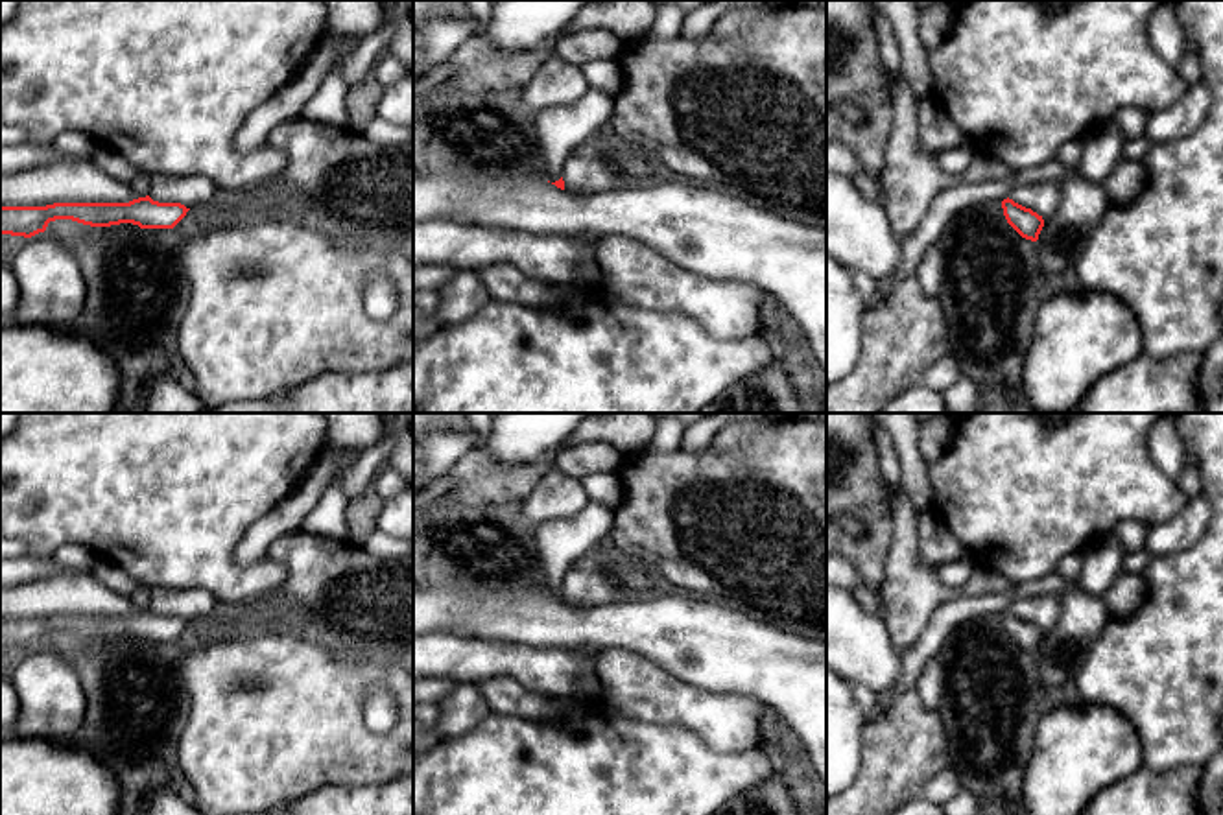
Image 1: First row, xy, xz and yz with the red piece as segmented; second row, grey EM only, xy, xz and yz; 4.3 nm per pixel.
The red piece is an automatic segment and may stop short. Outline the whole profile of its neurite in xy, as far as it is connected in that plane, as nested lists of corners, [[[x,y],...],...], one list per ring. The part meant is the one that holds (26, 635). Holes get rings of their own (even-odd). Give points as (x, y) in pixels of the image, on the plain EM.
[[[149,608],[129,616],[53,616],[46,620],[0,620],[0,647],[31,651],[50,634],[72,632],[90,640],[133,636],[140,642],[173,642],[188,625],[181,616],[159,616]]]

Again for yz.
[[[1013,612],[1002,614],[1003,629],[1007,636],[1026,653],[1037,655],[1039,647],[1044,640],[1042,629],[1033,625],[1031,621],[1026,621]]]

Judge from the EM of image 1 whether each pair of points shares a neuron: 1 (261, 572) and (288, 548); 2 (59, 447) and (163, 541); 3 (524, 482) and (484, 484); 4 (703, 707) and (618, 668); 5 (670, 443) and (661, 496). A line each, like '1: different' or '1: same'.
1: different
2: same
3: same
4: same
5: different

